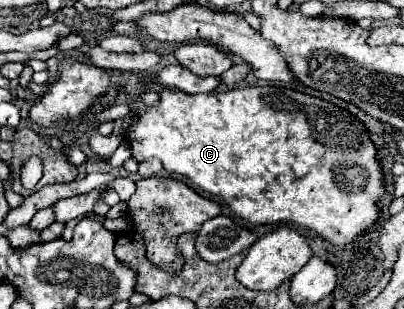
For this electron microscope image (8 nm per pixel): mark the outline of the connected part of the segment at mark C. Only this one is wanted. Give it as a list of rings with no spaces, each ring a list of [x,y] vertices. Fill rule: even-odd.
[[[284,85],[244,87],[244,89],[232,89],[232,91],[216,91],[216,93],[208,93],[208,95],[190,95],[190,93],[184,93],[178,89],[162,89],[158,107],[156,105],[146,107],[146,113],[138,115],[136,123],[132,123],[128,127],[126,139],[128,139],[128,147],[132,151],[132,157],[138,163],[142,163],[144,159],[150,159],[150,157],[158,157],[168,173],[184,175],[194,185],[204,189],[206,193],[218,195],[220,199],[224,199],[230,205],[230,209],[242,221],[246,221],[250,225],[290,223],[290,225],[296,225],[302,229],[316,231],[316,233],[324,235],[324,239],[334,243],[334,245],[346,245],[346,243],[352,243],[358,235],[362,235],[362,231],[366,231],[366,227],[372,227],[378,219],[378,201],[382,199],[382,193],[384,193],[384,177],[382,177],[382,169],[376,161],[376,147],[370,141],[366,127],[356,117],[352,117],[348,111],[338,109],[334,103],[328,103],[324,99],[294,91],[294,89],[284,87]]]

